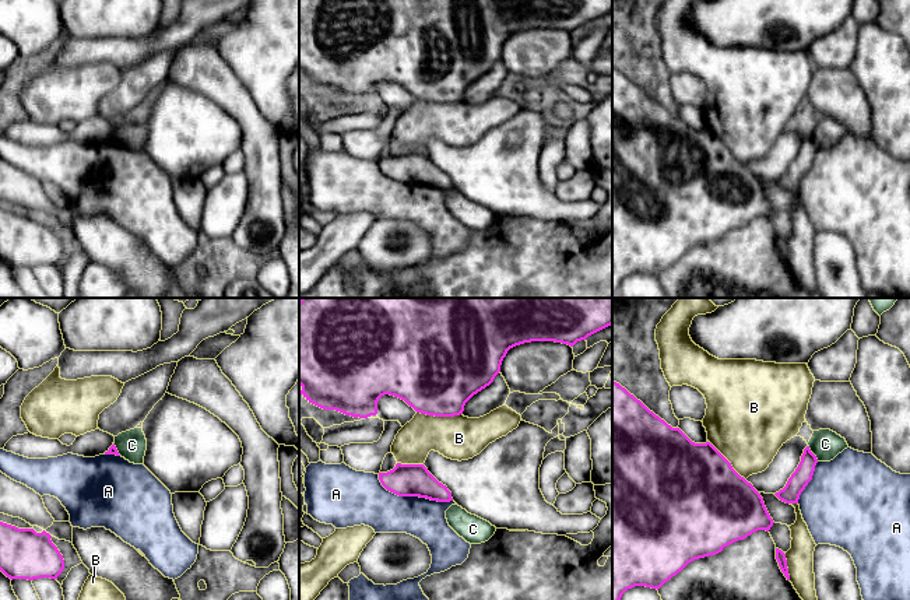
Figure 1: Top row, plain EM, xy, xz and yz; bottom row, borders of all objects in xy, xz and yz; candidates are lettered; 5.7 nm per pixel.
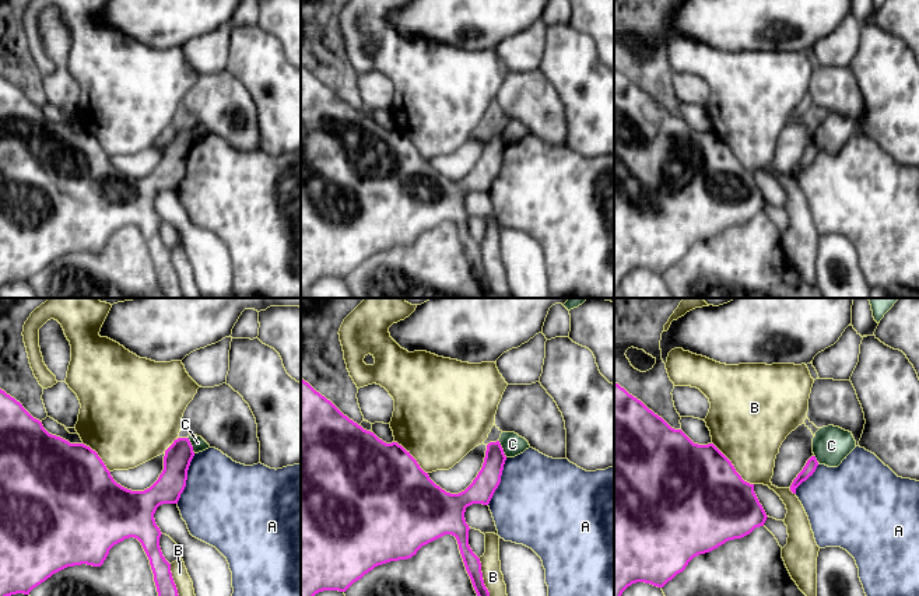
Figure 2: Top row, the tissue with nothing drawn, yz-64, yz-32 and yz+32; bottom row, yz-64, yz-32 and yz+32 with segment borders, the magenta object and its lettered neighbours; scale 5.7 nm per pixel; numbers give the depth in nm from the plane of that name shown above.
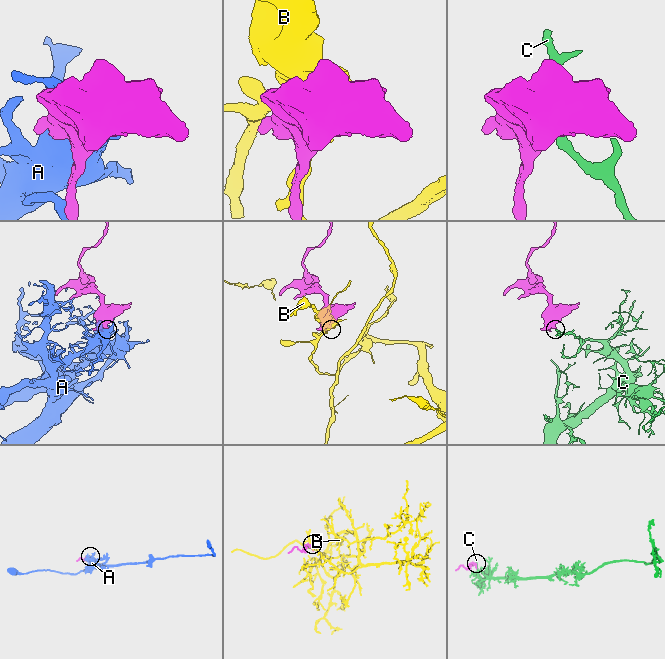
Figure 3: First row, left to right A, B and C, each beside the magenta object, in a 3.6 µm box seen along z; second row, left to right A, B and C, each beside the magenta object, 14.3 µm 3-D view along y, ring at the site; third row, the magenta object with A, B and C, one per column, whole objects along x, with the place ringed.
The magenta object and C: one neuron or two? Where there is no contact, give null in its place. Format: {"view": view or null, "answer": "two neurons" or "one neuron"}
{"view": "yz", "answer": "two neurons"}

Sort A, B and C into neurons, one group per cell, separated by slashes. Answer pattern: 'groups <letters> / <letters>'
groups A / B / C

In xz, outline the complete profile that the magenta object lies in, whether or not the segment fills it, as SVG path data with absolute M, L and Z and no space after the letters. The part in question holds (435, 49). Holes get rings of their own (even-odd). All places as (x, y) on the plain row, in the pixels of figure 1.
M299 0L299 71L301 81L323 97L335 97L354 105L377 101L377 88L390 81L404 87L417 99L435 103L454 103L464 98L465 90L489 73L500 59L507 38L531 28L555 28L573 34L577 28L612 11L612 0Z

